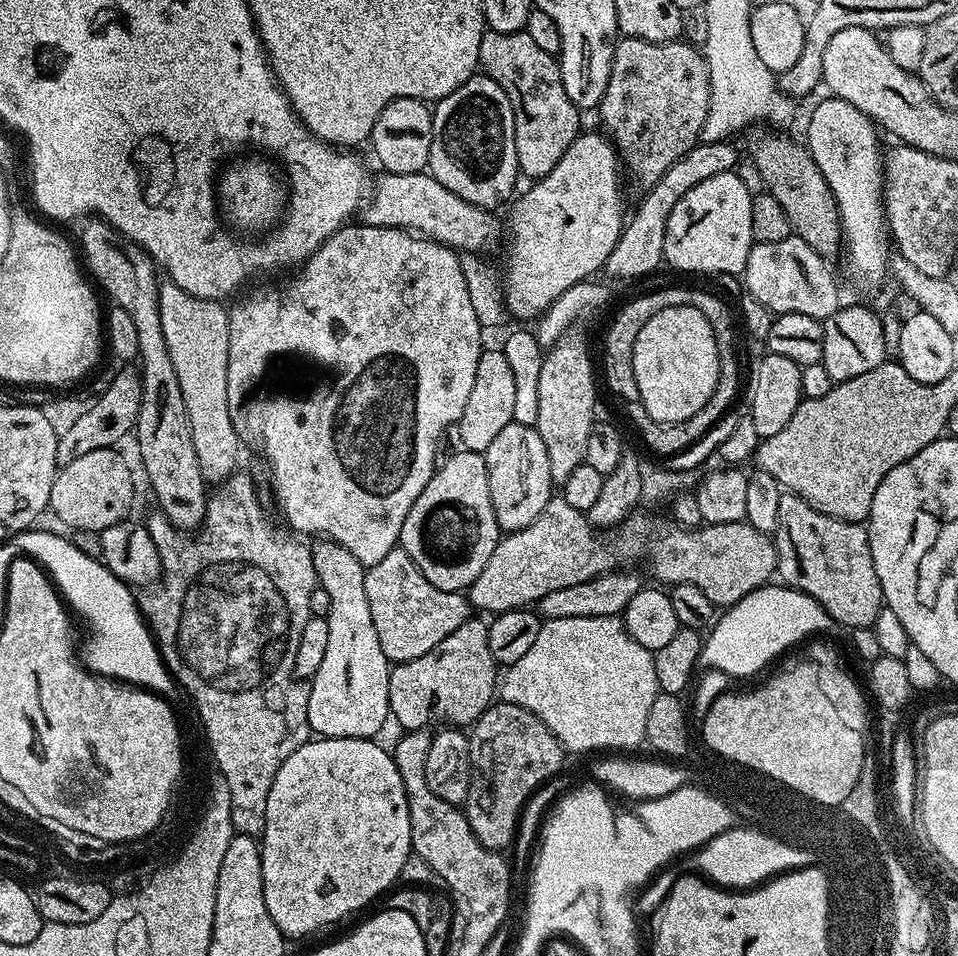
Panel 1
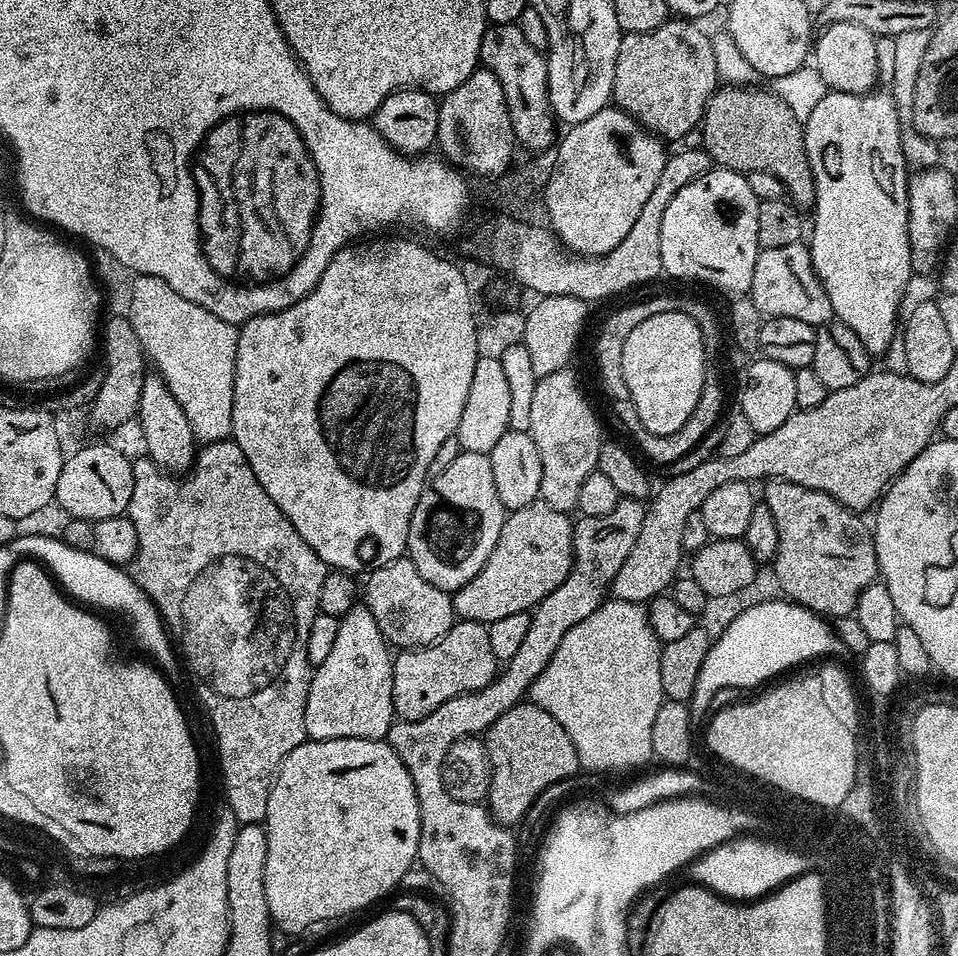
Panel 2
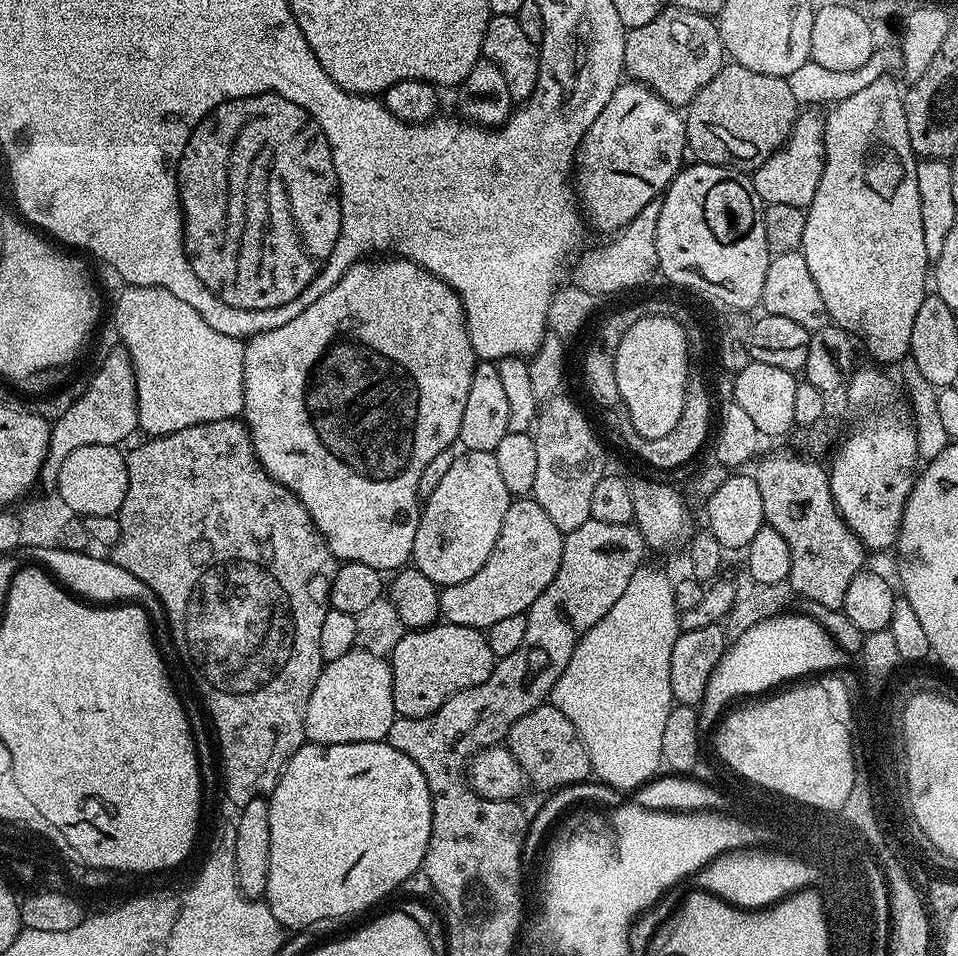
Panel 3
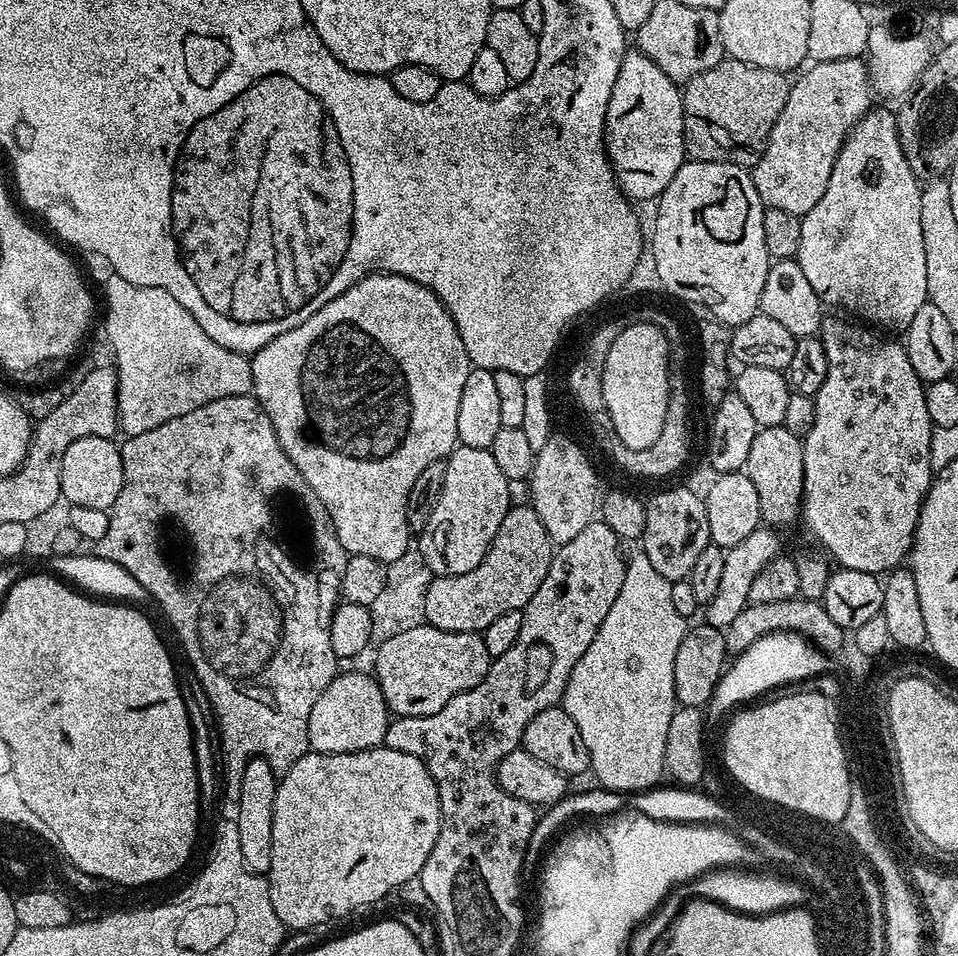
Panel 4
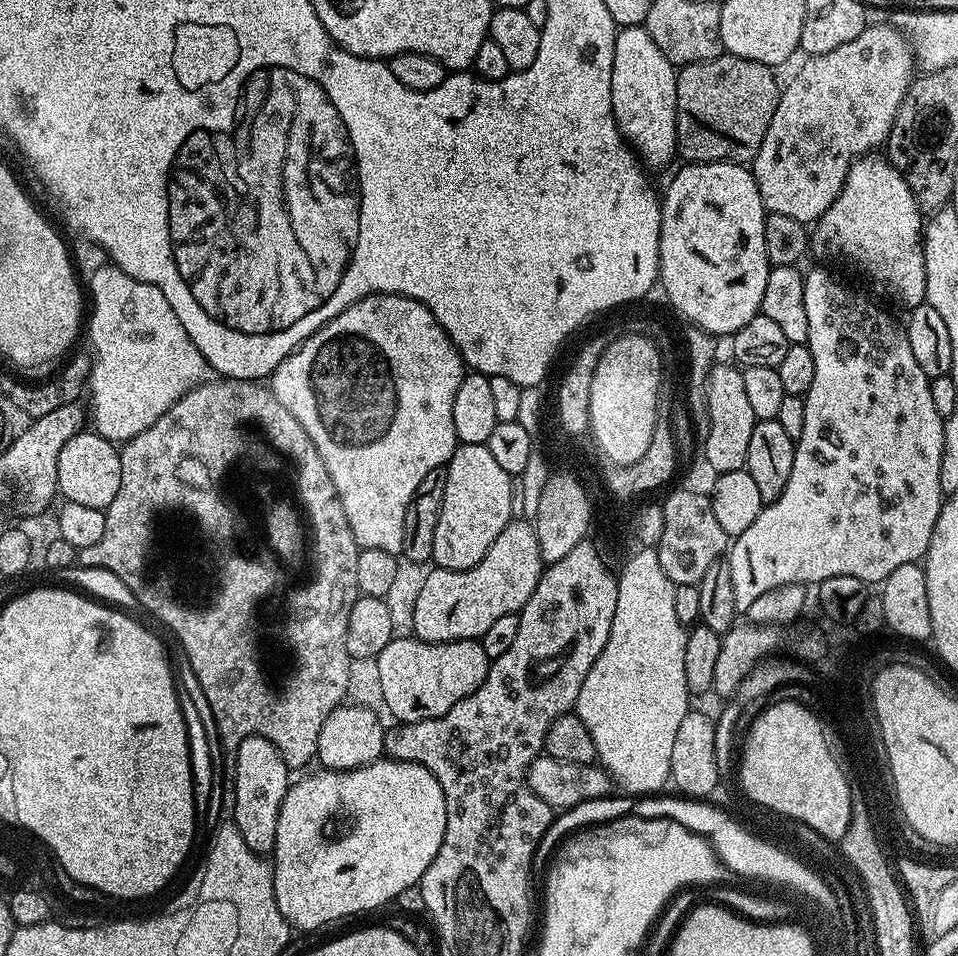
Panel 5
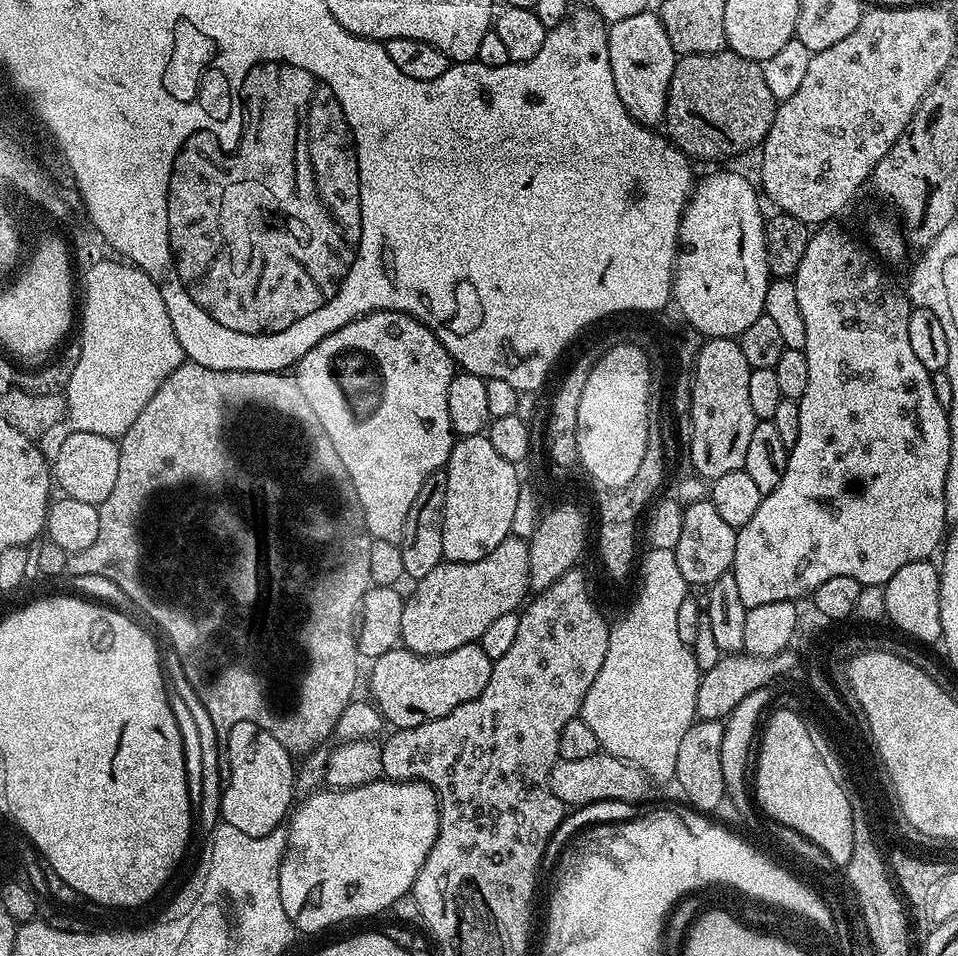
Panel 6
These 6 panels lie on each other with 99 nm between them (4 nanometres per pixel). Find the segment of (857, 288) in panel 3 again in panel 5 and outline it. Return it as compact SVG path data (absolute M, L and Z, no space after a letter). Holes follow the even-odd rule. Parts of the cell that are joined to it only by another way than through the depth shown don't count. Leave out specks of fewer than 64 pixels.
M880 154L861 156L852 164L846 182L830 210L821 216L814 228L814 240L832 256L845 256L853 260L872 280L877 280L896 300L907 306L925 303L926 266L924 265L922 243L922 209L916 202L916 195L904 180L904 175L887 158Z

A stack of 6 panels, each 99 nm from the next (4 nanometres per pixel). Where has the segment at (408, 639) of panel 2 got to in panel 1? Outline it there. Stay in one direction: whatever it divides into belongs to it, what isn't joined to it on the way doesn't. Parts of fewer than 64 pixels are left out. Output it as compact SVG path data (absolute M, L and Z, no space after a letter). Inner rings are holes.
M397 546L382 558L382 562L371 565L364 573L366 586L366 602L370 602L370 618L374 618L374 630L378 630L378 642L382 645L382 654L393 664L410 662L414 658L422 658L429 650L434 650L442 638L450 638L458 626L470 619L470 605L464 592L447 592L438 590L434 582L430 582L422 574L420 567L412 561L410 554Z

